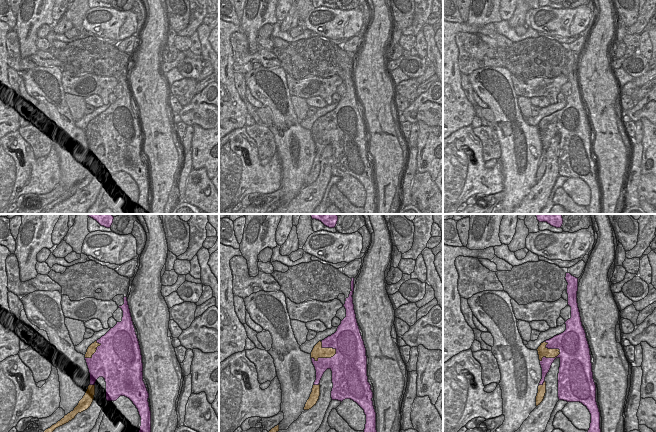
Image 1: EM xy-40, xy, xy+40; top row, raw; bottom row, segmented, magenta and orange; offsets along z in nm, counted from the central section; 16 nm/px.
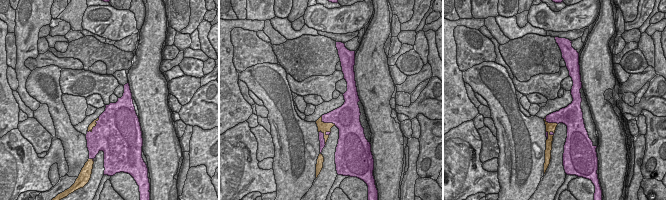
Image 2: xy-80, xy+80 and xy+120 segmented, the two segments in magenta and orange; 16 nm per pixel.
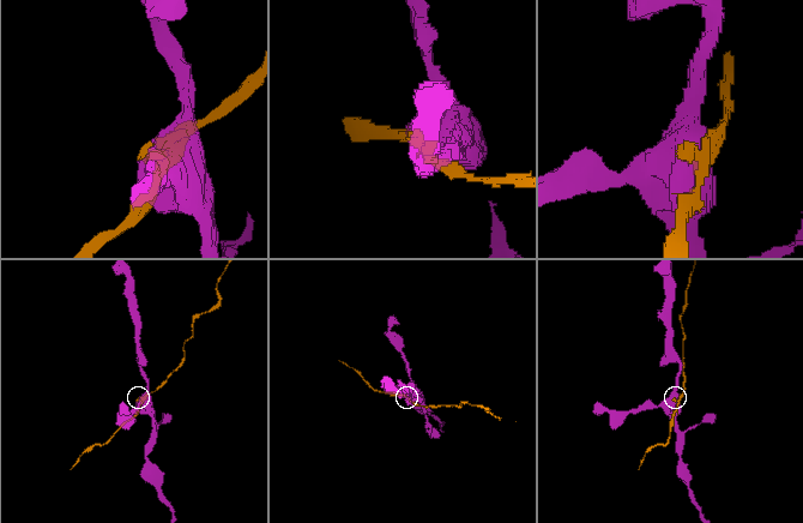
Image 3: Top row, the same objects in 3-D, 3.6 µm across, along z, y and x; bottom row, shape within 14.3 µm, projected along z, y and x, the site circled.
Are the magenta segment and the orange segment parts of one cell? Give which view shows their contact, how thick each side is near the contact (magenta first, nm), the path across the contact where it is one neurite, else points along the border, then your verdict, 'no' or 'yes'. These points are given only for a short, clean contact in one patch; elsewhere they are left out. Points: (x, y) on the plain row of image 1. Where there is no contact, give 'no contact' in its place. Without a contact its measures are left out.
contact in xy; calibres 320 and 190 nm; no

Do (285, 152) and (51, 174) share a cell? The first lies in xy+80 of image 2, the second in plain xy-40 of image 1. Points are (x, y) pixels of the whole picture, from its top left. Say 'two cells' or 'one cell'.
two cells

